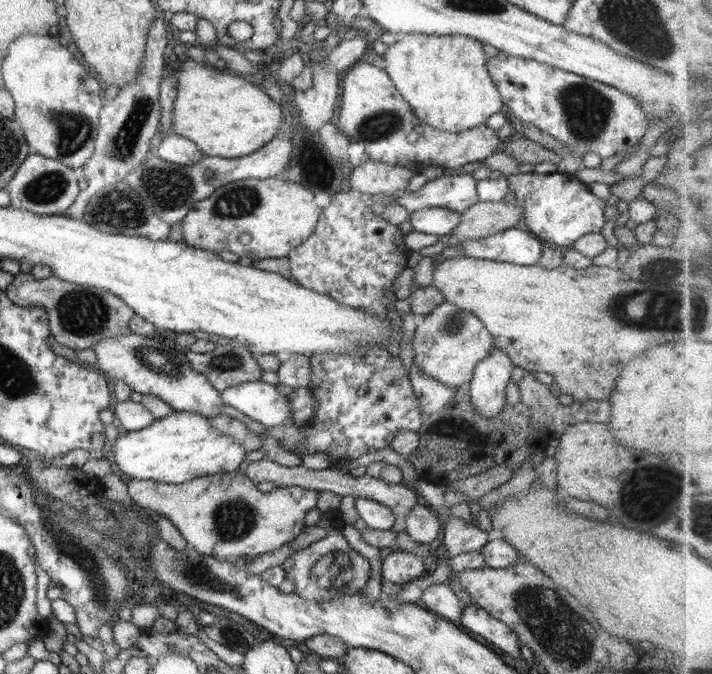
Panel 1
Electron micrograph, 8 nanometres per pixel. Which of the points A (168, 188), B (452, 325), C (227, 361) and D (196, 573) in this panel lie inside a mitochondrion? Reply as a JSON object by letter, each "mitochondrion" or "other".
{"A":"mitochondrion","B":"mitochondrion","C":"mitochondrion","D":"mitochondrion"}

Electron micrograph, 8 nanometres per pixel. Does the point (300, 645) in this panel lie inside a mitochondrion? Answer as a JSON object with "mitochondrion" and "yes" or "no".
{"mitochondrion":"no"}

